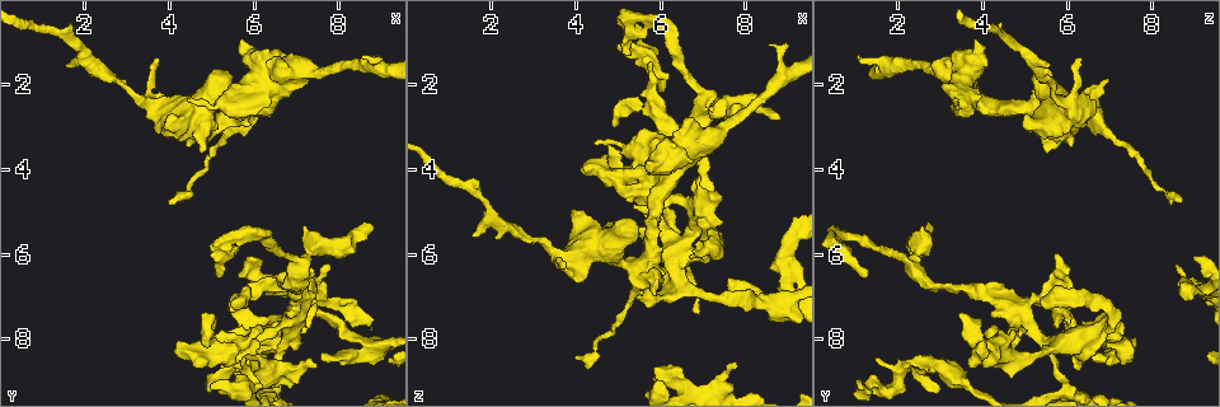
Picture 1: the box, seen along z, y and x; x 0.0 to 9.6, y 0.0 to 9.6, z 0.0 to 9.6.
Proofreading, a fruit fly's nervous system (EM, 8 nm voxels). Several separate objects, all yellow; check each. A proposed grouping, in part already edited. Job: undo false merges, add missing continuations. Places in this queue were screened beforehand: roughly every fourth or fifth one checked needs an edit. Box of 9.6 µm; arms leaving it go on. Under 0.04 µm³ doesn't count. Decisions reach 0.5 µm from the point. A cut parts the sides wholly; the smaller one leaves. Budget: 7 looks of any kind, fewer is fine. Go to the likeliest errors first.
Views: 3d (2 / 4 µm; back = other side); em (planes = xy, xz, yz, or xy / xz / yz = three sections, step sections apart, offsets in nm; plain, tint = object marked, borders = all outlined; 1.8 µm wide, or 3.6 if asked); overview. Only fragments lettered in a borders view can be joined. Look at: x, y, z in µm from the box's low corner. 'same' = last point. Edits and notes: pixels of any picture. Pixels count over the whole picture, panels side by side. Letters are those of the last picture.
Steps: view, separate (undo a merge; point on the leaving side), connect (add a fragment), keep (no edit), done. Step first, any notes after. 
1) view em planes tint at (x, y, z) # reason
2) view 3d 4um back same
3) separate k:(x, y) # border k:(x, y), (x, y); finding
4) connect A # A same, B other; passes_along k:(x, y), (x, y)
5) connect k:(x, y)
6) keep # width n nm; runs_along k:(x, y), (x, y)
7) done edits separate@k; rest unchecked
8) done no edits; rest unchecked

view 3d 4um at (5.25, 6.60, 1.25) # long arm stops here

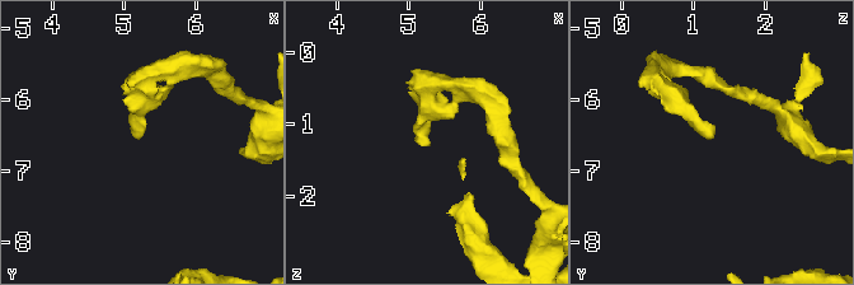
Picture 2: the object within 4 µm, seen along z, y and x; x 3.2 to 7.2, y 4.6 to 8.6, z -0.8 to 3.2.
view em xz step 16 tint at (5.15, 6.55, 1.25) # now the EM

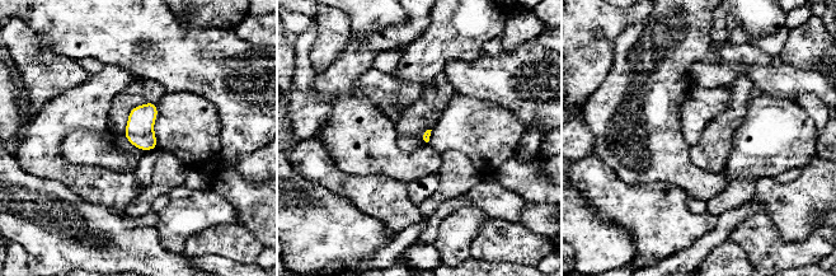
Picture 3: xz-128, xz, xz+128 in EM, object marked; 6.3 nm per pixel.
view em xz step 16 borders same # what lies round it

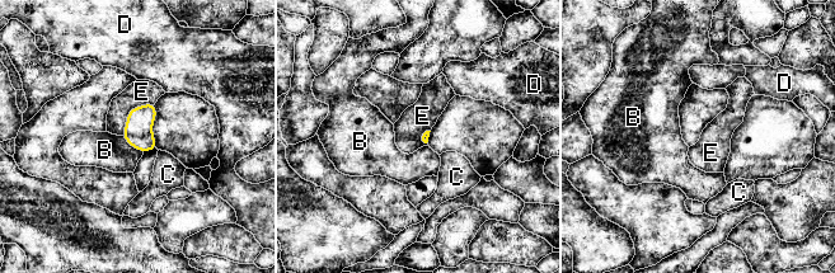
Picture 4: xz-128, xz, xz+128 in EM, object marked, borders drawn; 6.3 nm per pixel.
keep # B other, C other, D other, E other; border 4:(153, 102), (130, 111), (122, 135); no lettered fragment goes on from it

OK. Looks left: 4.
view em 3.6um xz step 16 borders at (5.60, 8.55, 4.60) # closes a loop

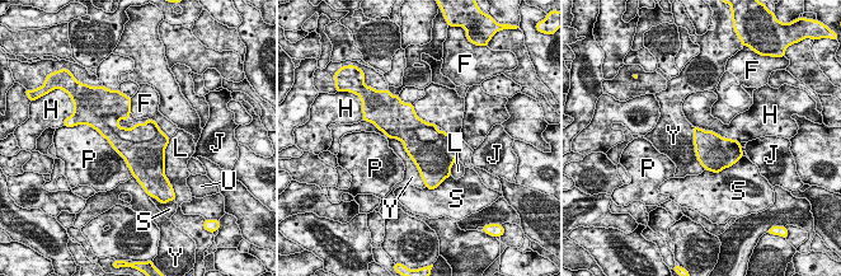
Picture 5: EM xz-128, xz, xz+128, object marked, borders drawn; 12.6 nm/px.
separate 5:(136, 154) # F other, H other, J other, L other, P other, S other, U other, Y other; border 5:(102, 116), (121, 138), (149, 141); a second neuron is stuck on

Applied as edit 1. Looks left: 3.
done edits separate@5; rest unchecked

